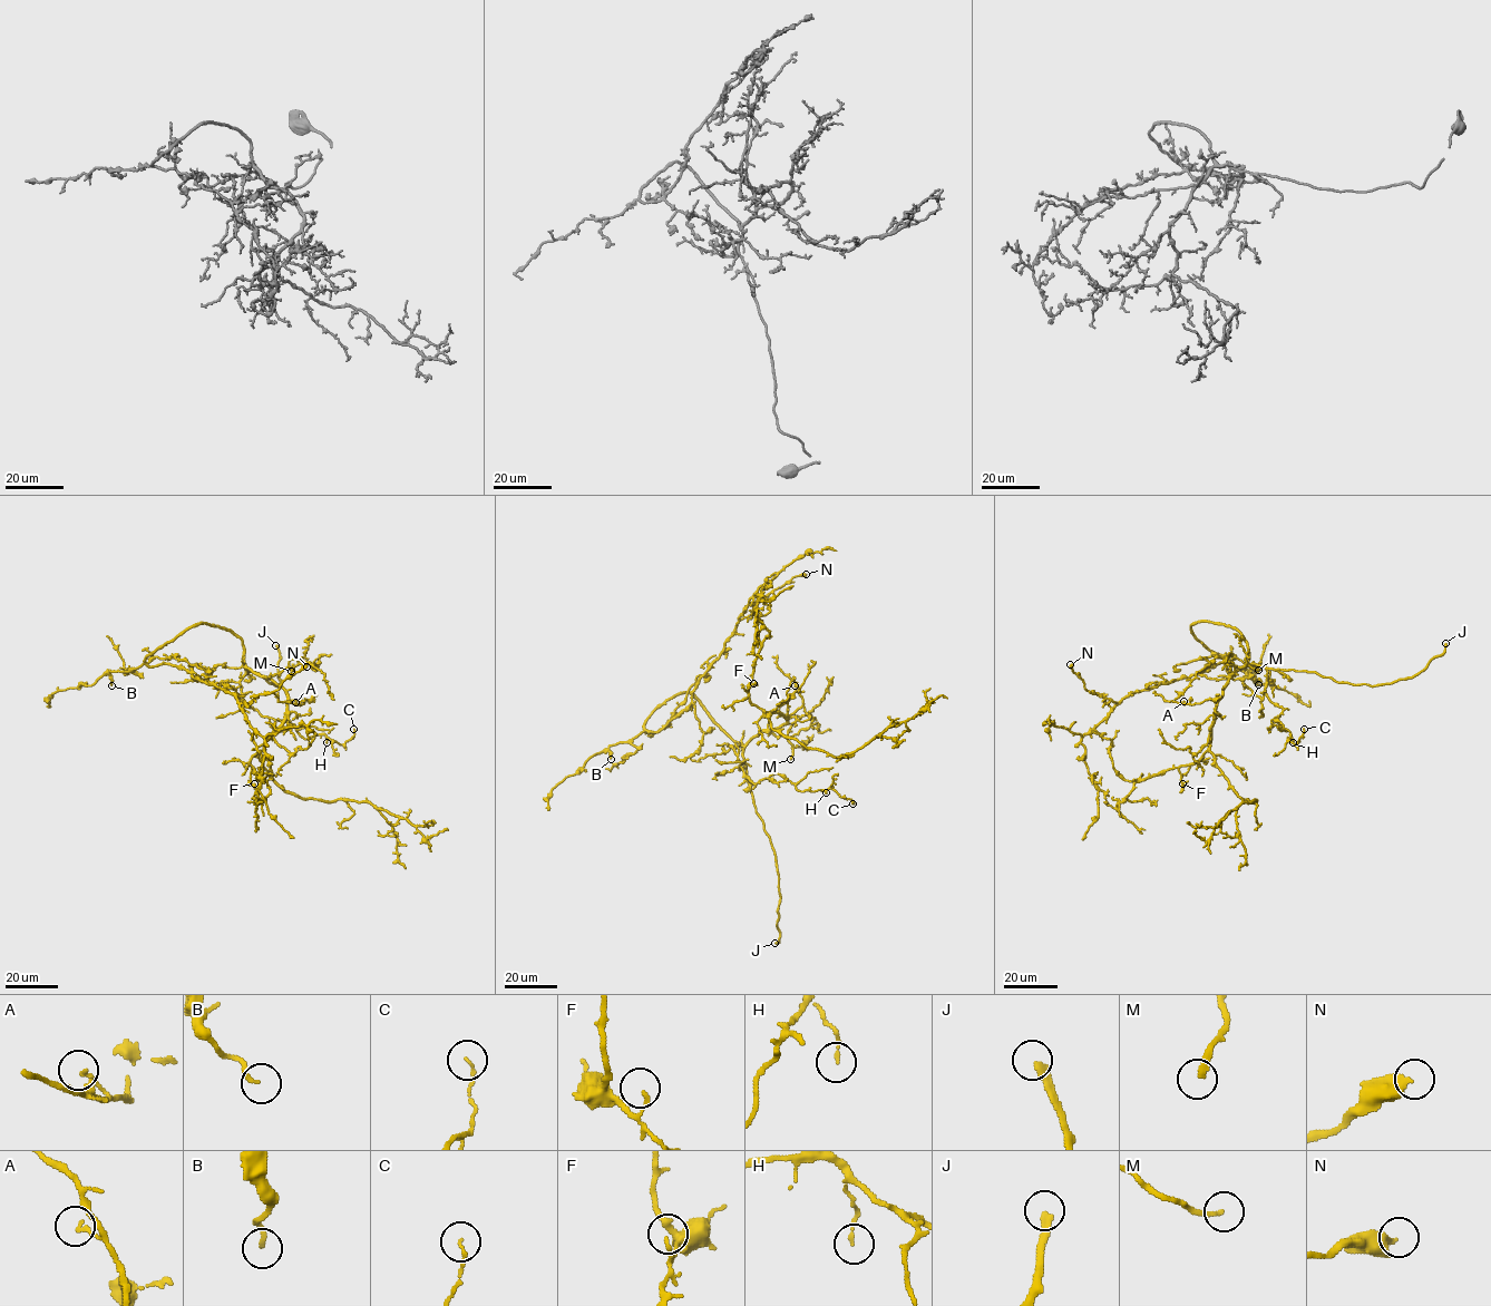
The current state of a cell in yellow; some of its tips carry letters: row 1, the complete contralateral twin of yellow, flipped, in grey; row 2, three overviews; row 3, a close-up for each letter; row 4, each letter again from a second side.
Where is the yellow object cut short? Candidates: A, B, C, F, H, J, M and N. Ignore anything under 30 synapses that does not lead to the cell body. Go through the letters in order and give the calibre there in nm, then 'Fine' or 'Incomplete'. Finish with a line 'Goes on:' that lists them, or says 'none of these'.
A: Thickness 140 nm. Fine
B: Thickness 180 nm. Fine
C: Thickness 110 nm. Fine
F: Thickness 120 nm. Fine
H: Thickness 120 nm. Fine
J: Thickness 280 nm. Incomplete
M: Thickness 200 nm. Incomplete
N: Thickness 480 nm. Fine
Goes on: J, M

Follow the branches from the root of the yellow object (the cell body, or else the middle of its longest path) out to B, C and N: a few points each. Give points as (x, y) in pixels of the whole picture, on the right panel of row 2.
B: (1219, 624), (1197, 621), (1190, 625), (1190, 631), (1211, 651), (1240, 670), (1246, 670), (1258, 684)
C: (1219, 624), (1266, 670), (1288, 739), (1304, 729)
N: (1219, 624), (1197, 621), (1190, 631), (1230, 664), (1211, 664), (1118, 702), (1089, 692), (1070, 664)

